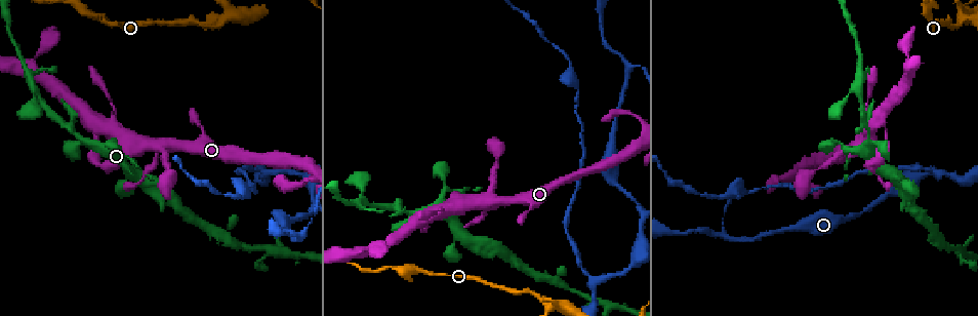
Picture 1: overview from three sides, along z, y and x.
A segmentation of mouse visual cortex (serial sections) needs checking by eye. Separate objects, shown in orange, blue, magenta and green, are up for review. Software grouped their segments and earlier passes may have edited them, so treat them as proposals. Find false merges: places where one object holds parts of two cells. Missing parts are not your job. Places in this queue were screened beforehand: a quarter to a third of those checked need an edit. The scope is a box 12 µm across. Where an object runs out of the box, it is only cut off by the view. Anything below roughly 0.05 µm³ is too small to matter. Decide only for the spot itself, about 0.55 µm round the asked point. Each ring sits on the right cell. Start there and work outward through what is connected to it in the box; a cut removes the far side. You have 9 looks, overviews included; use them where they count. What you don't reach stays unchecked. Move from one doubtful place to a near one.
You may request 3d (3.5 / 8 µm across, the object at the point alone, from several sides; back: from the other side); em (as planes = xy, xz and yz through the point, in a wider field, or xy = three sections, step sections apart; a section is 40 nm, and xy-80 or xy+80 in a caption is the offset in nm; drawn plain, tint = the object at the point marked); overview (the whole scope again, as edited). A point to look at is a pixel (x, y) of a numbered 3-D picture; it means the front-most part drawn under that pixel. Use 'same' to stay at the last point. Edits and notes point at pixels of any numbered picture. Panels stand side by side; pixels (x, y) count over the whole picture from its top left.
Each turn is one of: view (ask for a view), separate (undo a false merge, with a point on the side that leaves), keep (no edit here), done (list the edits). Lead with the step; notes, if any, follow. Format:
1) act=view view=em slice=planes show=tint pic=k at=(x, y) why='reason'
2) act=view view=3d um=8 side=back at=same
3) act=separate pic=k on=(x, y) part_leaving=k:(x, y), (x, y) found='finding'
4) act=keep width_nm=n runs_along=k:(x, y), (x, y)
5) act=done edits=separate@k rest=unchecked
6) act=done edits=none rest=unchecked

act=view view=3d um=3.5 side=back pic=1 at=(226, 19) why='calibre changes'

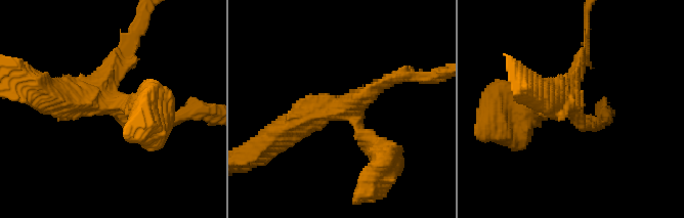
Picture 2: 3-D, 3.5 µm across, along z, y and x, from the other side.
act=view view=em slice=planes show=tint pic=2 at=(117, 109)

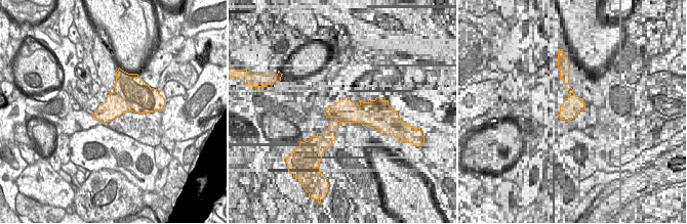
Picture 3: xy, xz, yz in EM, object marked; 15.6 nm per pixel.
act=view view=em slice=xy step=5 show=tint at=same

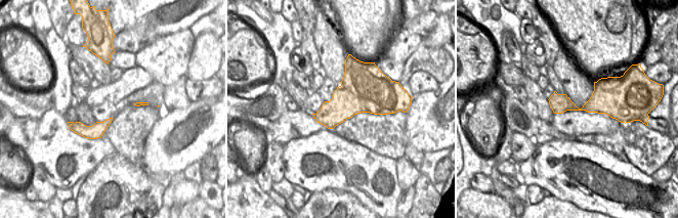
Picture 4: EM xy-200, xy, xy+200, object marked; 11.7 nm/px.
act=keep arms=4 arm_widths_nm=200,200,250,400 runs_along=2:(400, 75), (284, 130) found='one cell here'

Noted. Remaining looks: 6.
act=view view=em slice=planes show=tint pic=1 at=(266, 171) why='a fork'

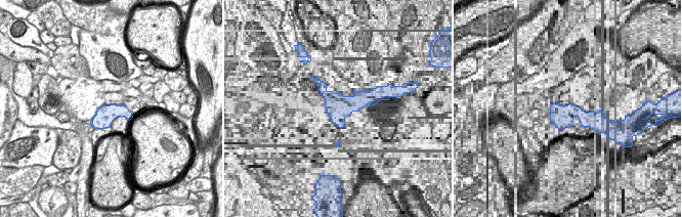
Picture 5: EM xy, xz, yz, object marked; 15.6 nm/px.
act=view view=3d um=3.5 at=same why='see where the arms go'

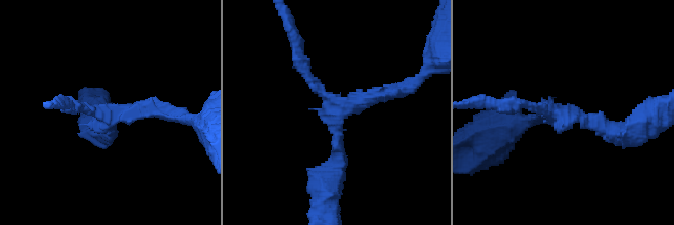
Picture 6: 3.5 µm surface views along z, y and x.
act=keep arm_widths_nm=150,200,200 runs_along=6:(406, 88), (342, 106), (298, 59) found='one cell here'

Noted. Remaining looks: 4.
act=view view=3d um=3.5 pic=1 at=(271, 252) why='branch point'

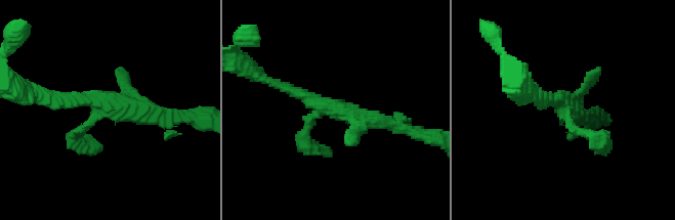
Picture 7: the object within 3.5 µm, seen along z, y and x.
act=view view=em slice=xy step=3 show=tint pic=7 at=(331, 108) why='now the EM'

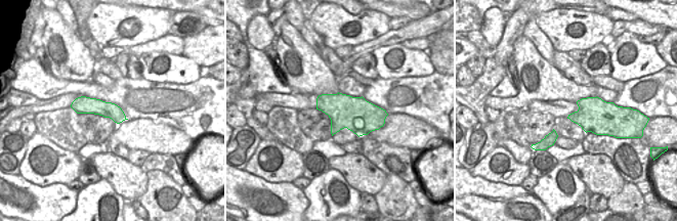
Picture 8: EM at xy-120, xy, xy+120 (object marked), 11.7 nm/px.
act=keep runs_along=8:(74, 104), (110, 109), (122, 118) found='all the same cell'

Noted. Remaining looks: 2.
act=view view=3d um=3.5 pic=1 at=(859, 91) why='arms part here'

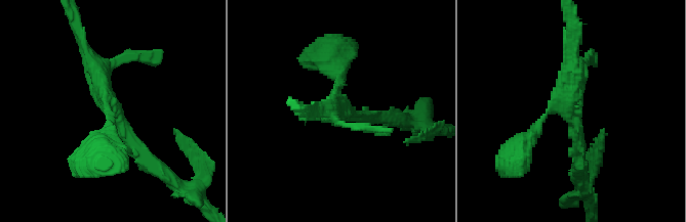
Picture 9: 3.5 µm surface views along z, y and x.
act=keep found='all the same cell'

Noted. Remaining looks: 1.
act=done edits=none rest=unchecked

